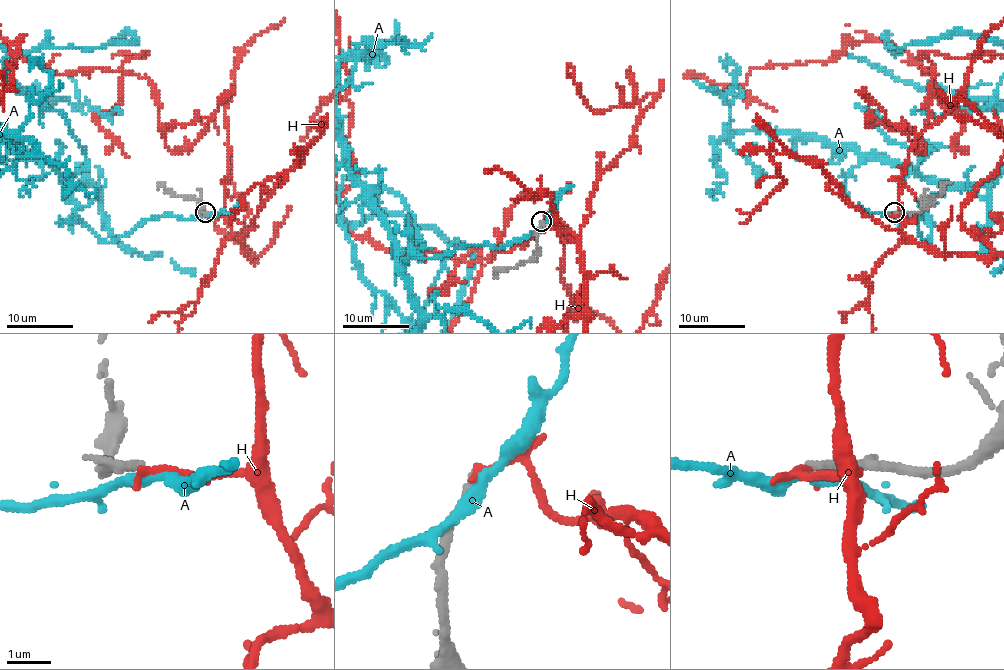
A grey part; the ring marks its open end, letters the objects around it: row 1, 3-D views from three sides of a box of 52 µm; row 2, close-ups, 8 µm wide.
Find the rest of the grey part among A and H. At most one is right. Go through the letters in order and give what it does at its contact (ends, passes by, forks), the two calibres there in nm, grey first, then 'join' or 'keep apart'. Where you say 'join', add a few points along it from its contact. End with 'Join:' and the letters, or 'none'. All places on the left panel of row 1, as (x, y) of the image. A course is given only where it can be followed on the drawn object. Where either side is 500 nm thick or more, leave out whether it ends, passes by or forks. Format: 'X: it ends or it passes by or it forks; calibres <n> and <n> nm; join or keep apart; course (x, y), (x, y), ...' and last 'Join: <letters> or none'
A: it passes by; calibres 280 and 280 nm; keep apart
H: it ends; calibres 220 and 190 nm; keep apart
Join: none

